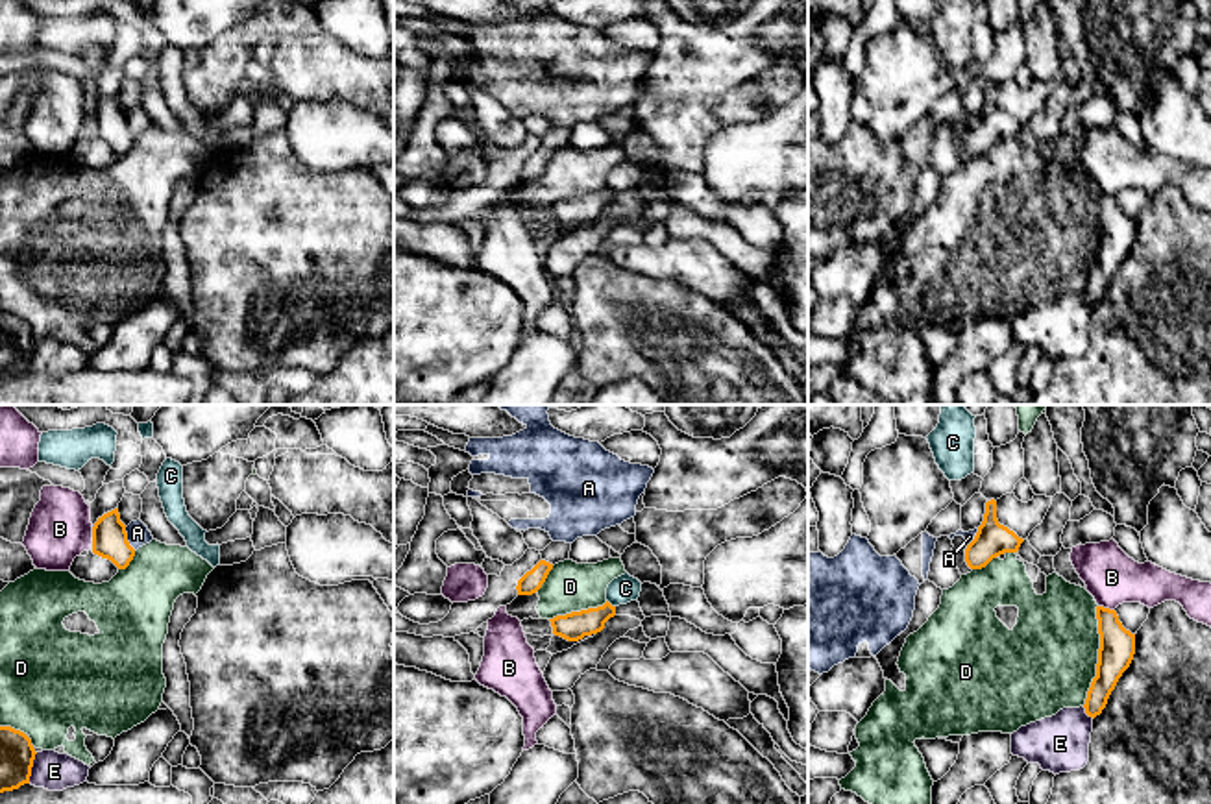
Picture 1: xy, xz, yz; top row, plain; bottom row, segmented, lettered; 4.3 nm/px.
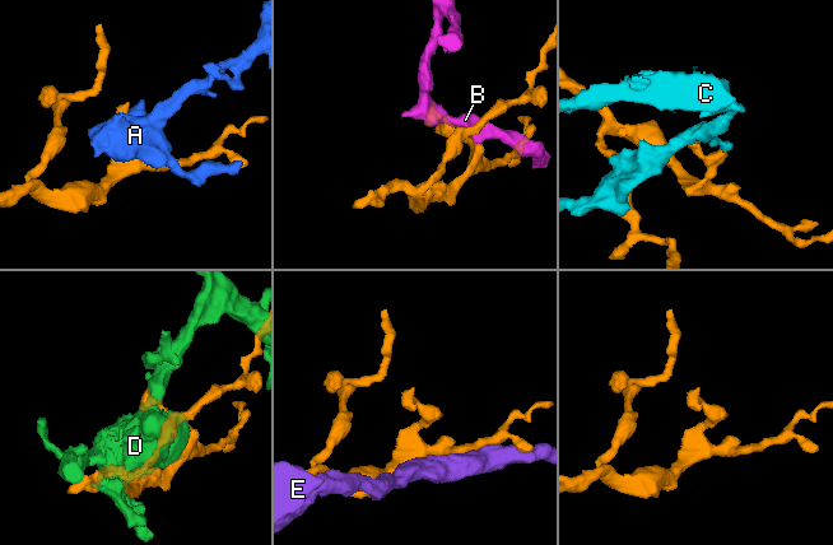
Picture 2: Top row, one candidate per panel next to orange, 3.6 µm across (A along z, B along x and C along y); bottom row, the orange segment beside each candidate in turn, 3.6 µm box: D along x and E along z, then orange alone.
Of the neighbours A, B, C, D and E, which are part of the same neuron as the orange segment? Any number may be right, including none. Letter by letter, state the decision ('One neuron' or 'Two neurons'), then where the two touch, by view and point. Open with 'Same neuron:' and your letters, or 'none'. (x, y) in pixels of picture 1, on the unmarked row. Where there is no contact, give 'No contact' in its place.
Same neuron: none
A: Two neurons. Touches orange at xy (126, 124)
B: Two neurons. Touches orange at xy (93, 121)
C: Two neurons. Touches orange at xz (609, 189)
D: Two neurons. Touches orange at yz (1099, 241)
E: Two neurons. Touches orange at xy (32, 352)

